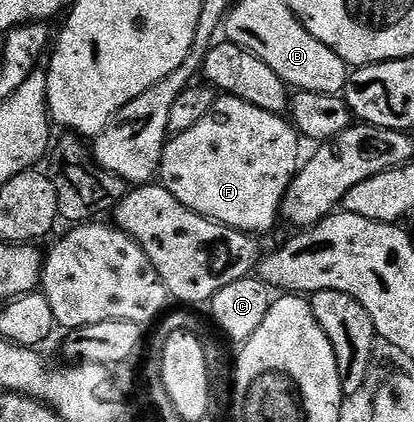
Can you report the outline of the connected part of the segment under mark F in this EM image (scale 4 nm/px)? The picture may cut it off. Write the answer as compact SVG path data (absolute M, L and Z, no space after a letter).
M221 96L195 128L174 134L166 141L159 182L171 192L171 196L175 196L175 200L179 200L179 204L191 208L196 214L213 222L222 222L230 231L241 230L245 234L260 236L276 224L287 188L297 175L297 138L298 131L282 115L255 108L255 104L247 104L247 100Z

